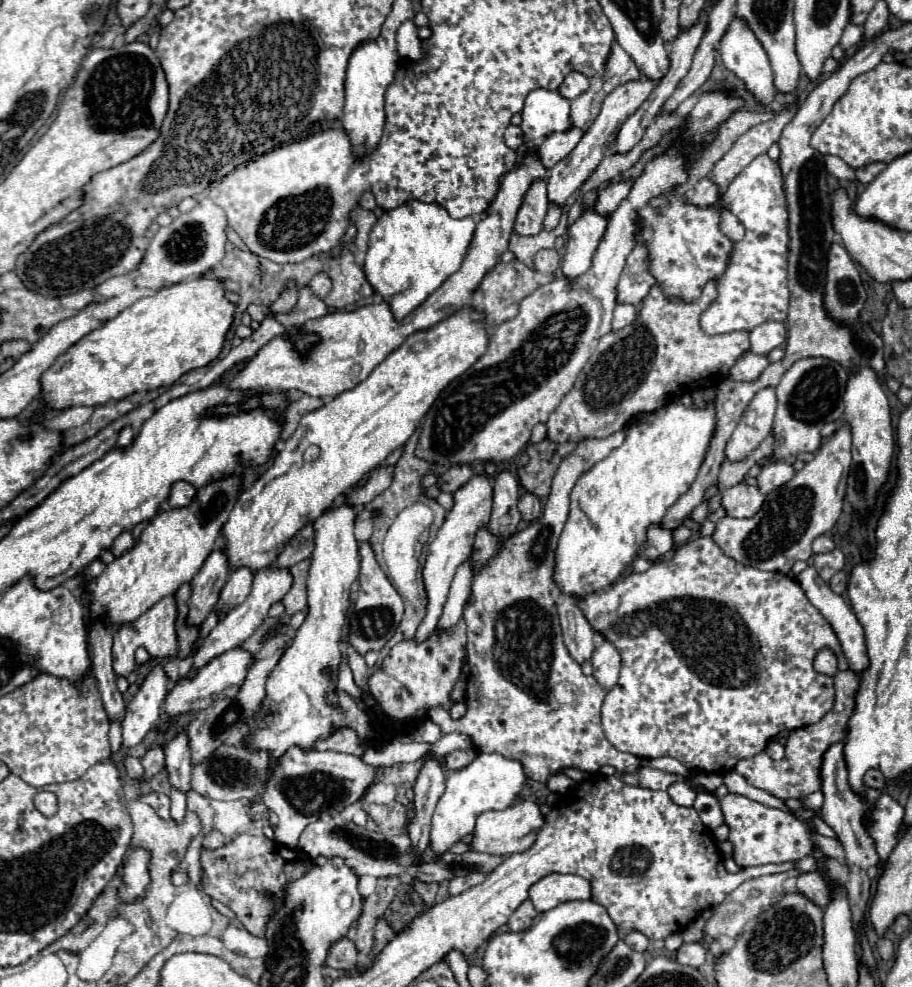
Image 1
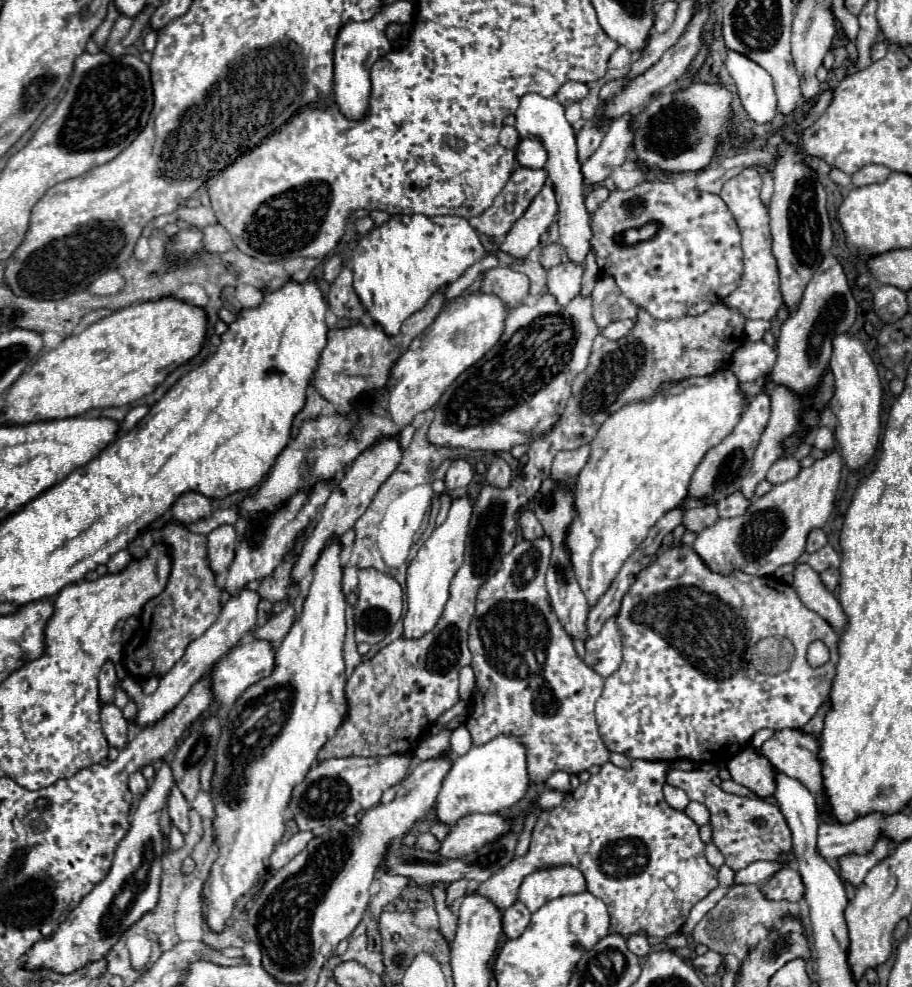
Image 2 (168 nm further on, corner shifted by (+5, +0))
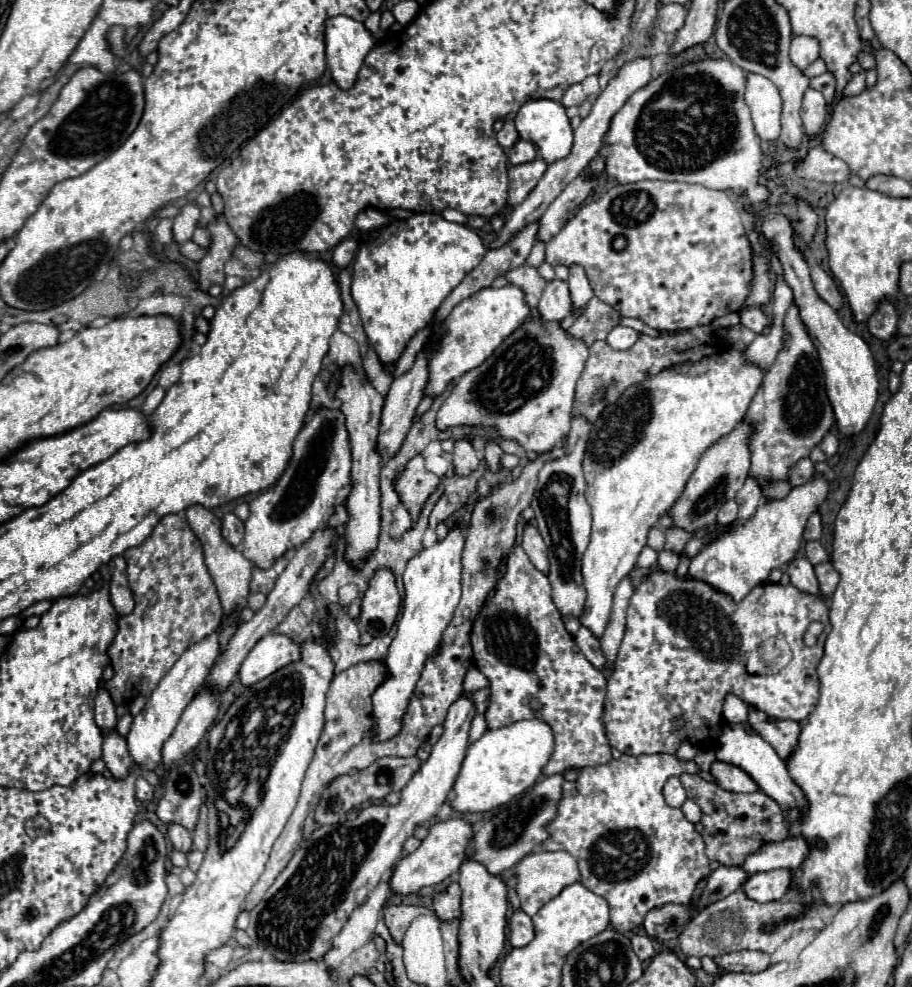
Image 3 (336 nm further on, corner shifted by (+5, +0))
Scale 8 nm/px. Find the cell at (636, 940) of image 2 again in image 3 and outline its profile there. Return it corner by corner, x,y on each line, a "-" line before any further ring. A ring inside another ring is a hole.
635,934
635,936
631,936
631,942
633,942
633,952
639,956
639,960
647,962
647,960
653,958
655,950
653,950
653,942
651,942
649,936

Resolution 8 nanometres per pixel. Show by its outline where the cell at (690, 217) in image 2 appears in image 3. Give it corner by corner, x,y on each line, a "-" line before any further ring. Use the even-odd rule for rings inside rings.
641,180
609,188
605,196
581,206
561,232
547,242
545,260
551,266
581,266
601,302
613,306
621,316
639,318
649,328
667,332
705,326
713,318
739,312
753,280
751,244
737,202
727,192
687,182
-
617,238
625,240
623,248
615,248

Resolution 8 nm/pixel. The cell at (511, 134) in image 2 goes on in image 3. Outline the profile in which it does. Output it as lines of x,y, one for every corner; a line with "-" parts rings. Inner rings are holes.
507,120
507,122
503,124
503,128
497,132
497,142
499,142
503,148
513,148
517,140
519,140
519,134
517,134
517,130
515,130
515,124
513,124
513,120

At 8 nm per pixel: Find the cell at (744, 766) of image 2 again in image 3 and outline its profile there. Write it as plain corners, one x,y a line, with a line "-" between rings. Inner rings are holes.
713,762
711,774
723,790
729,790
729,792
755,792
755,790
759,790
757,784
737,766
731,766
725,762

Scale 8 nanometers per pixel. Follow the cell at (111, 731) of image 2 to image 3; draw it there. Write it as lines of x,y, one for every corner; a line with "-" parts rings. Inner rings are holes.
117,732
105,734
101,760
105,762
105,766
111,770
113,778
117,778
117,780
123,780
133,770
133,760
129,756
127,742

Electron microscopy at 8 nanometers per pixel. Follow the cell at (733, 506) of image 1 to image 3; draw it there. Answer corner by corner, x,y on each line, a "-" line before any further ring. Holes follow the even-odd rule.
729,500
729,502
725,502
725,506
721,506
719,516
717,516
717,524
719,524
721,528
725,528
725,526
729,526
735,518
737,518
737,502
735,502
735,500

